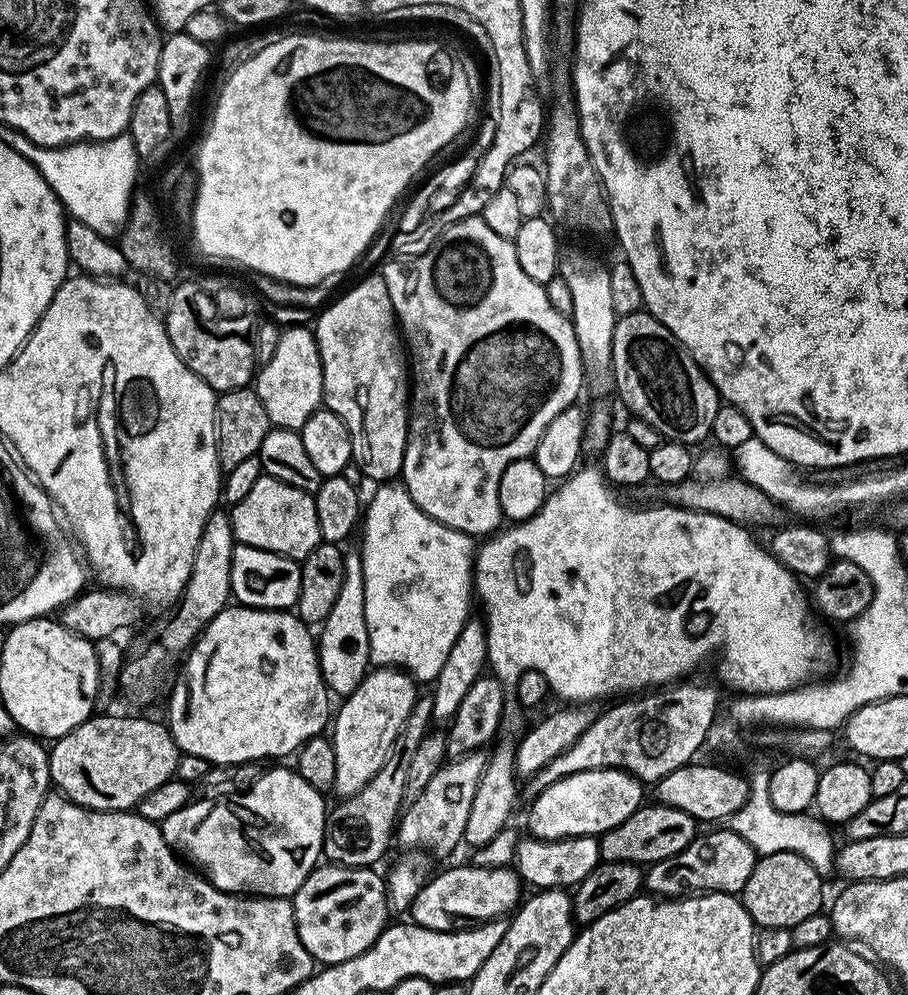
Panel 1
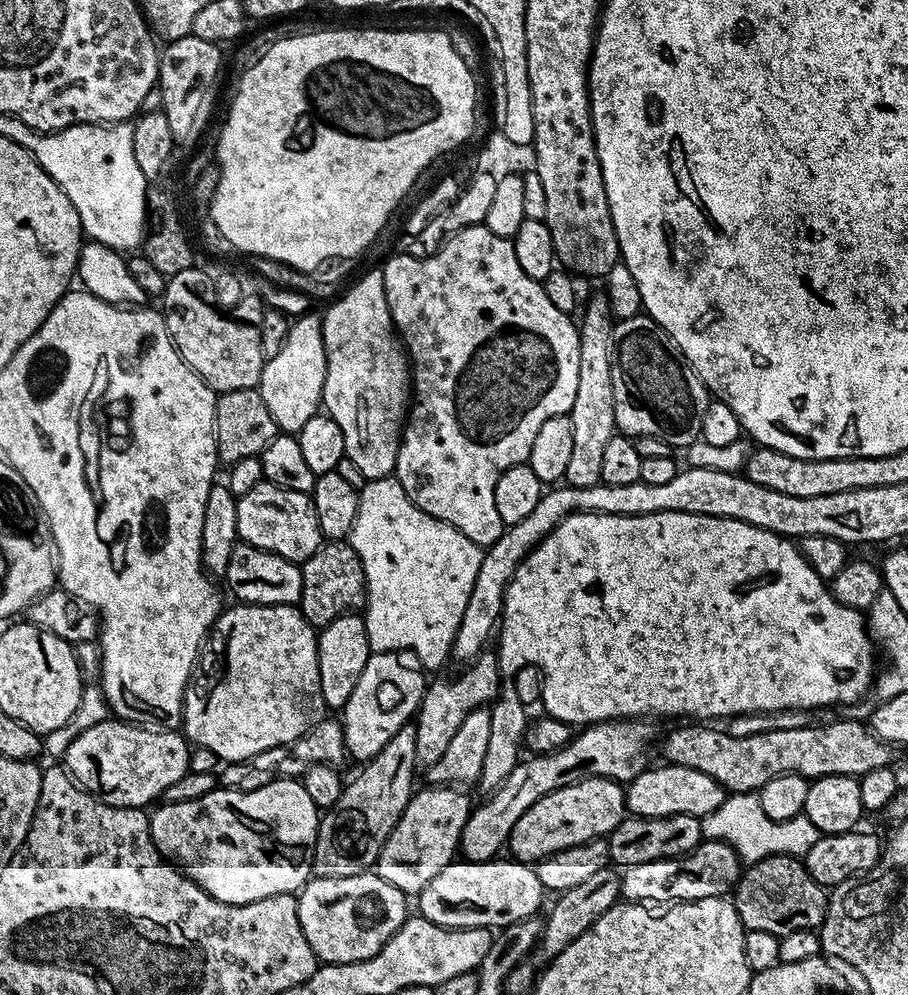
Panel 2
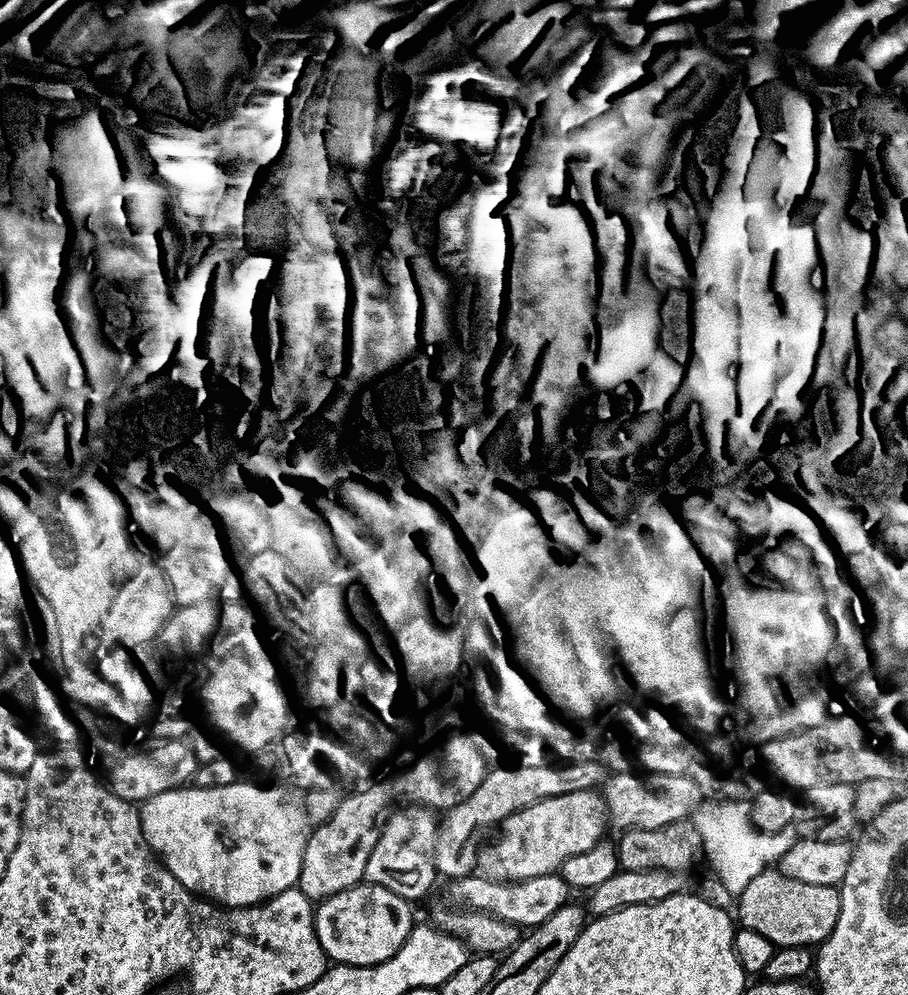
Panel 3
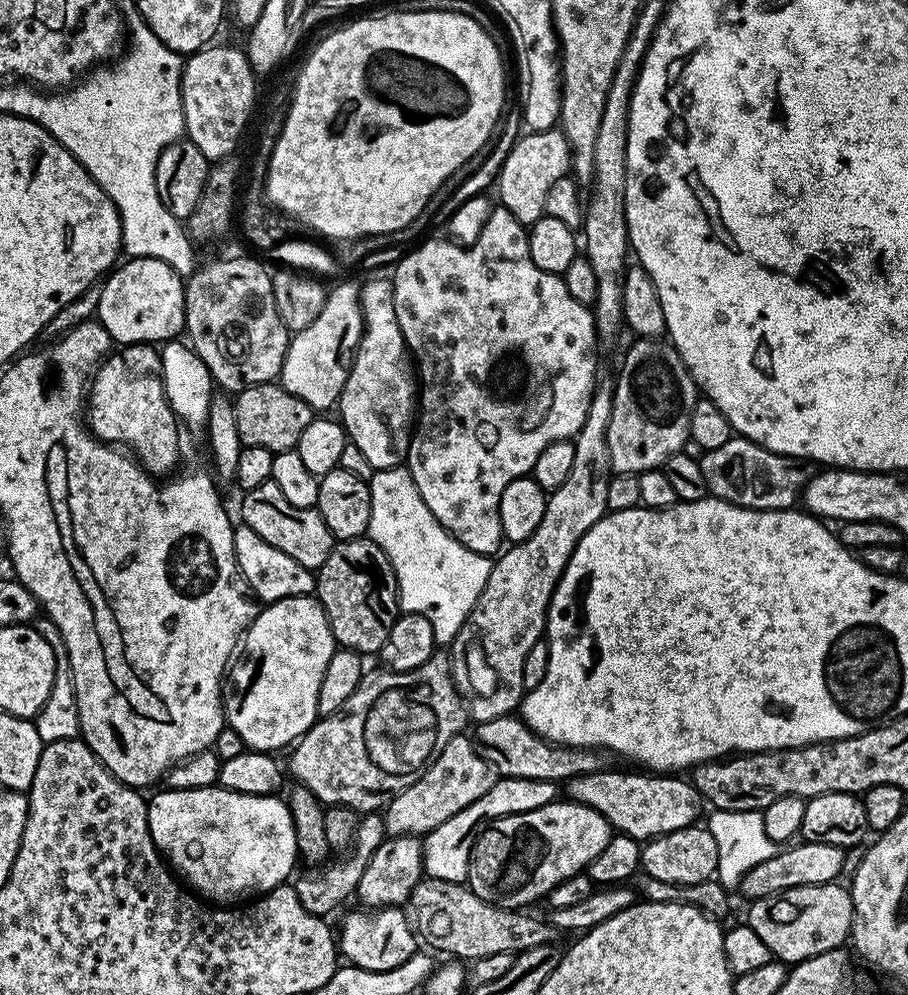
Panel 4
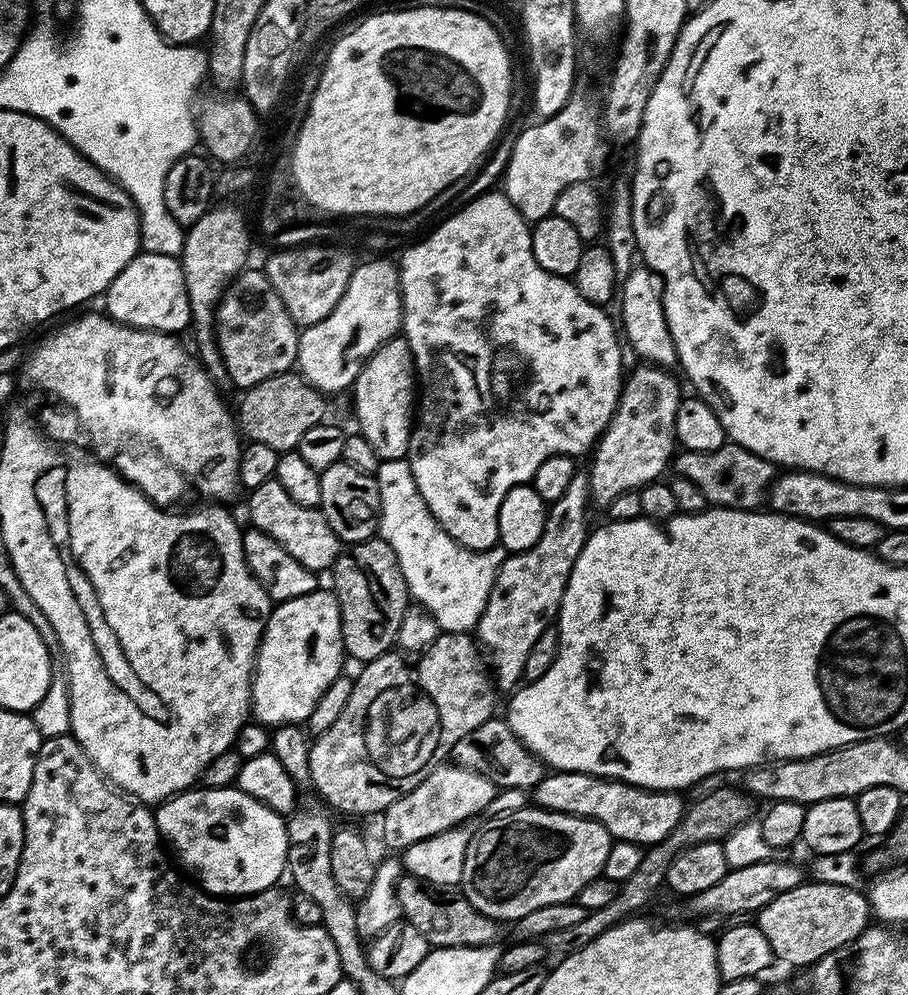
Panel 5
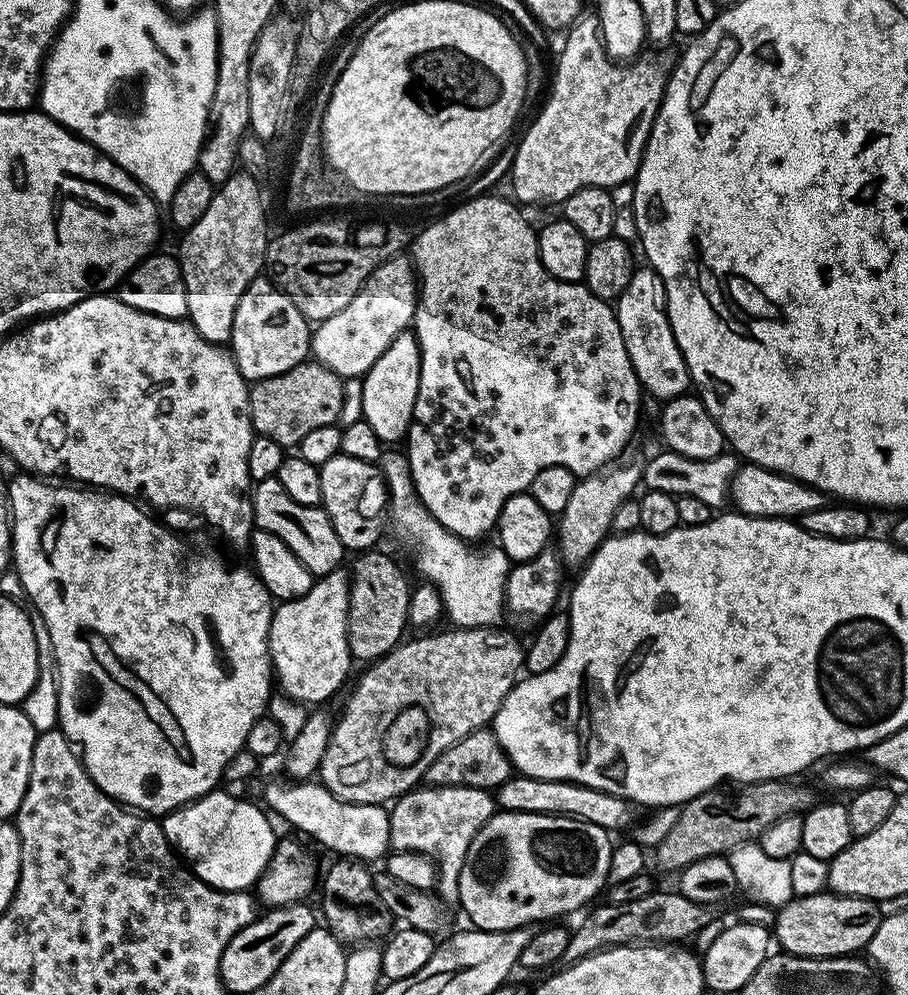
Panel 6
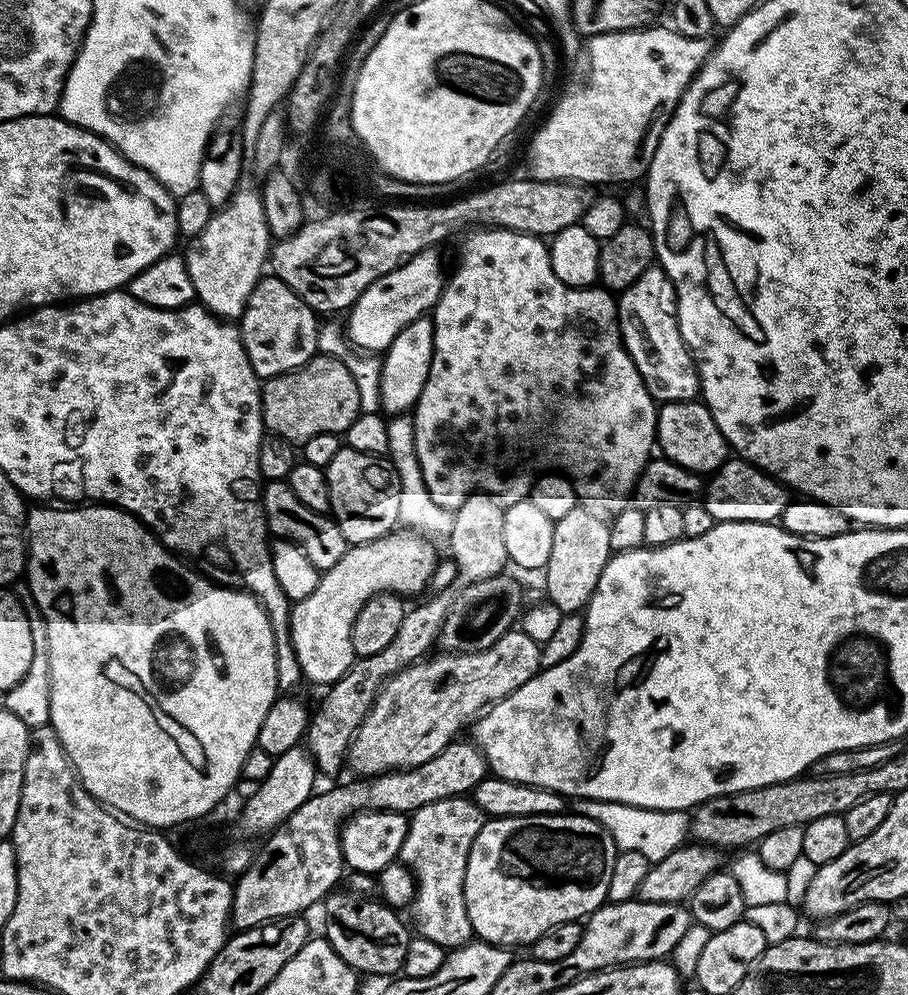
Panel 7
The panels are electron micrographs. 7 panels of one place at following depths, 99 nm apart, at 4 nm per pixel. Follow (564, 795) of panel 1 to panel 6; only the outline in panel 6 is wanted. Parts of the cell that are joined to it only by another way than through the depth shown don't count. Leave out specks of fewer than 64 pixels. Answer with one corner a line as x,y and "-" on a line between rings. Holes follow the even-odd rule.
497,811
484,823
482,830
478,830
468,847
466,862
462,862
462,874
458,878
459,907
468,915
472,923
469,925
481,932
505,932
564,918
560,916
578,911
583,904
591,905
597,899
595,896
605,891
614,847
612,839
602,826
577,820
574,816

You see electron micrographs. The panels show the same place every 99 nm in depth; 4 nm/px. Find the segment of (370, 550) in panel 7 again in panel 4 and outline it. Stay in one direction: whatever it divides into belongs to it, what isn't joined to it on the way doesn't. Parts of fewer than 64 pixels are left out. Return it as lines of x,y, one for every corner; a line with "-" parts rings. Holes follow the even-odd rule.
315,595
273,600
257,611
254,622
242,637
242,647
231,665
224,696
224,719
227,727
234,729
238,738
242,738
245,749
267,753
276,750
272,748
287,749
295,745
316,723
322,674
326,674
326,666
330,666
330,658
336,651
338,645
330,630
330,622

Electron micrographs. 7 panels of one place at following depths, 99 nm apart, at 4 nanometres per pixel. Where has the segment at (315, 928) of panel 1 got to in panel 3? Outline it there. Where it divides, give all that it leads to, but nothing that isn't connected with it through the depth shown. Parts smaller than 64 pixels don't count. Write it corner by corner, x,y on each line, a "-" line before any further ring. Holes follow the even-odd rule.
361,882
315,905
316,933
324,955
336,964
370,966
386,962
412,933
413,905
394,890

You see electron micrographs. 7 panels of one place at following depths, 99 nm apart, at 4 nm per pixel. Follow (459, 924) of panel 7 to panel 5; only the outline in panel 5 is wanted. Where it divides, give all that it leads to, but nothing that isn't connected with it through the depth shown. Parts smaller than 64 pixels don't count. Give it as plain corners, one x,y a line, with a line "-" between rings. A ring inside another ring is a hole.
445,762
431,772
414,790
410,790
405,796
398,798
392,805
385,808
382,813
384,819
384,840
392,848
403,850
414,846
414,842
422,842
422,838
434,838
434,834
442,834
451,828
459,828
467,825
468,820
475,818
479,812
488,812
490,802
494,802
498,789
490,778
482,778
482,774
474,774
474,770
466,770
455,762

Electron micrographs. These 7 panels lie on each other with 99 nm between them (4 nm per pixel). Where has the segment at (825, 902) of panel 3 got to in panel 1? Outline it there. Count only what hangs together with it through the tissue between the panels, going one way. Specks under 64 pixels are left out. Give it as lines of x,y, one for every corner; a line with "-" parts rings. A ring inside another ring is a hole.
793,852
766,854
756,861
750,878
742,893
744,909
750,914
752,923
760,928
782,926
792,929
805,918
817,915
824,900
822,873
806,858

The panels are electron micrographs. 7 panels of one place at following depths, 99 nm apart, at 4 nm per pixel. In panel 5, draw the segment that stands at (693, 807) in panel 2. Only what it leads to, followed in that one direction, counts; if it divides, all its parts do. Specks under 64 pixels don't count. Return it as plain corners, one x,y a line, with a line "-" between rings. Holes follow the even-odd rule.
549,771
538,782
536,788
531,789
530,796
534,799
535,807
545,808
548,812
558,814
570,814
581,816
587,820
593,820
603,826
613,841
625,840
631,844
651,846
662,842
678,826
678,822
684,816
686,800
683,800
681,793
676,790
653,790
651,788
639,788
633,784
624,784
621,780
610,780
606,776
591,776
585,772
557,772

